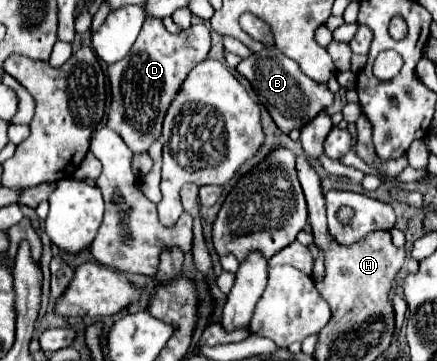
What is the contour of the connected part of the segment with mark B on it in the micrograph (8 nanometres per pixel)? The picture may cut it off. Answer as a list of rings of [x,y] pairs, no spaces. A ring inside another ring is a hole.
[[[267,47],[261,53],[253,53],[249,59],[243,59],[237,65],[237,71],[249,79],[253,85],[259,101],[267,107],[269,115],[277,123],[283,133],[291,133],[293,129],[301,129],[309,121],[313,121],[321,111],[333,105],[333,95],[329,93],[327,85],[315,83],[307,75],[301,73],[295,61],[281,55],[277,49]]]

